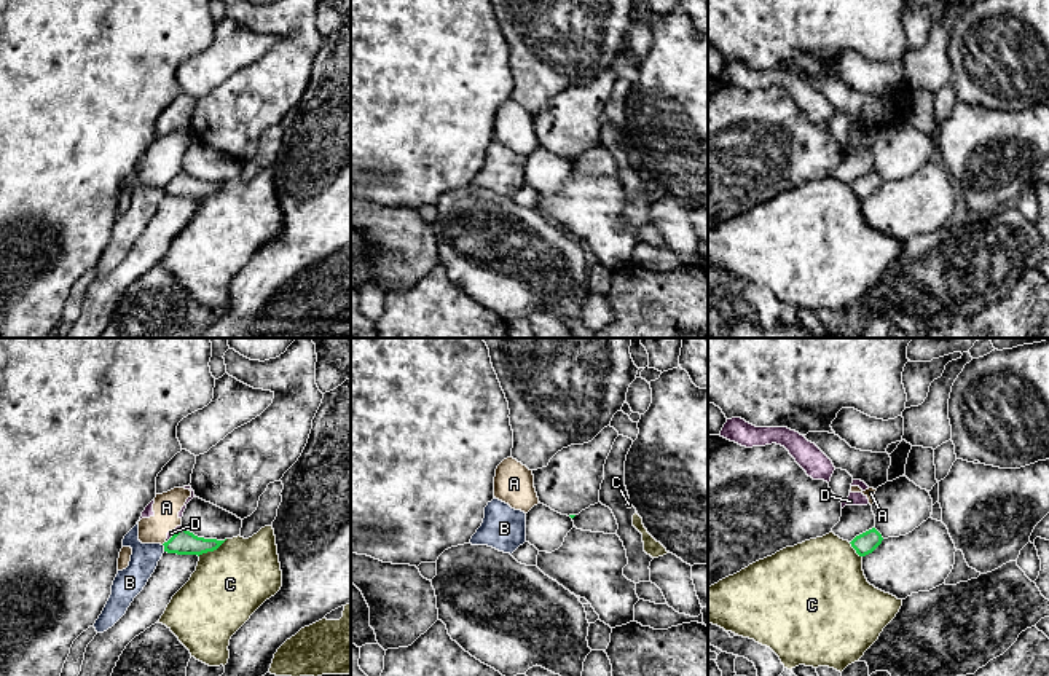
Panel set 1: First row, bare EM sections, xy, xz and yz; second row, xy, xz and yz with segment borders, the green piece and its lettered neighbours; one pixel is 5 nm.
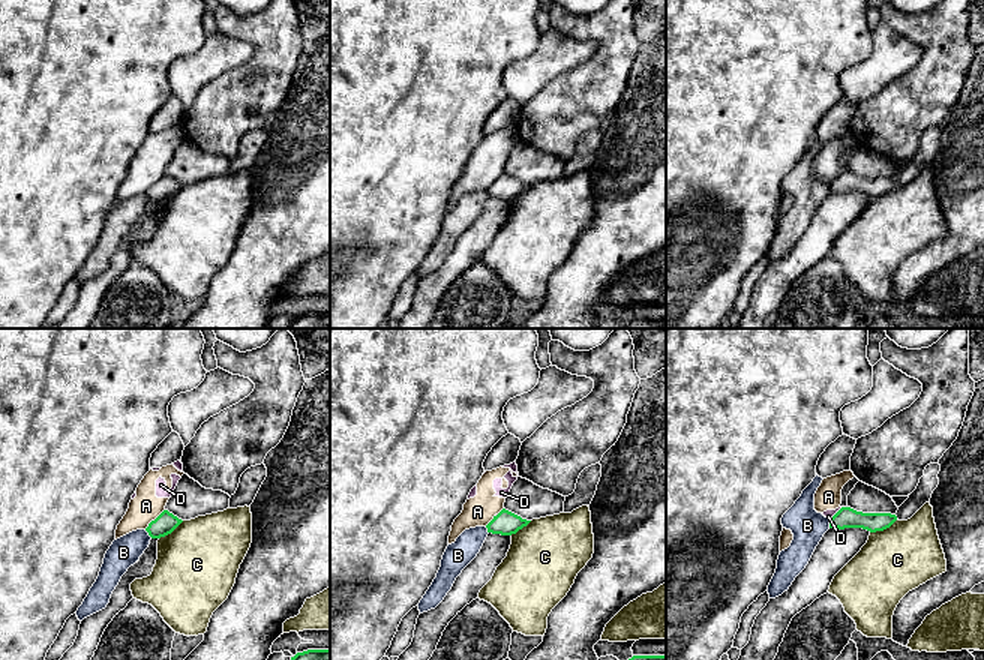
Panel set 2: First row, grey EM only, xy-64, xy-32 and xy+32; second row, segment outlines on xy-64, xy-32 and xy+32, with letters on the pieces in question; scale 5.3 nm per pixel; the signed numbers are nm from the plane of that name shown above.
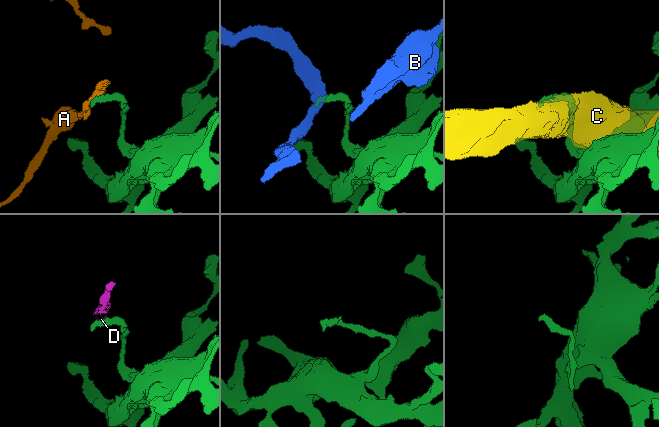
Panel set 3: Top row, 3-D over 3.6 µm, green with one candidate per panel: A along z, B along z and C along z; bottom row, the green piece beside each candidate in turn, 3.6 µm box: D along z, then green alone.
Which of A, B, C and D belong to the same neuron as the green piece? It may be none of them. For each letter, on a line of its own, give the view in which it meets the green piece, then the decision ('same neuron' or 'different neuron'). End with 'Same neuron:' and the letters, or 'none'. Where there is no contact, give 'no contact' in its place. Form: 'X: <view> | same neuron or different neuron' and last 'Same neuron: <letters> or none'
A: no contact | different neuron
B: xy | different neuron
C: xy | different neuron
D: xy | different neuron
Same neuron: none

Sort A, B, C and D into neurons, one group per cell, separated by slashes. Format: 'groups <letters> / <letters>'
groups A D / B / C

